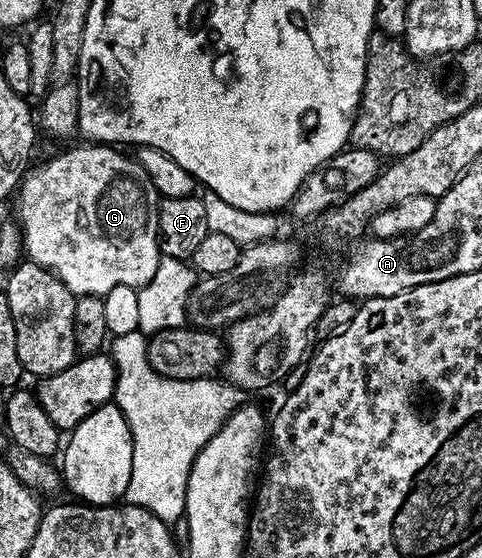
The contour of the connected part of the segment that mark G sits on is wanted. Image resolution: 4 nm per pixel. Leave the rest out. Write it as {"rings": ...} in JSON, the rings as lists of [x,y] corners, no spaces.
{"rings":[[[81,145],[85,147],[73,147],[70,151],[65,151],[62,155],[57,155],[54,159],[49,159],[41,168],[30,170],[21,181],[19,196],[21,195],[21,219],[19,218],[19,230],[23,240],[23,251],[32,262],[38,263],[40,267],[46,267],[54,275],[58,275],[67,285],[67,289],[72,291],[74,296],[78,295],[99,295],[104,297],[115,285],[131,285],[138,289],[151,277],[155,277],[155,269],[161,260],[161,246],[157,241],[157,209],[159,206],[159,196],[155,185],[151,185],[151,177],[147,177],[147,171],[137,163],[132,154],[124,155],[124,150],[113,145]]]}

